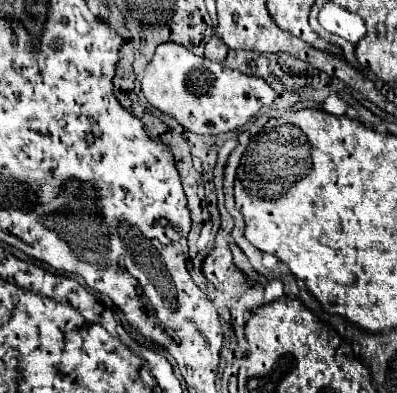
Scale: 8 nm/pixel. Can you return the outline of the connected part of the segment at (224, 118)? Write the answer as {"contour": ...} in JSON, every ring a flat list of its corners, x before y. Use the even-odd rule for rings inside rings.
{"contour":[[174,42,156,48,152,62,144,68,142,92,152,106,176,118,194,134,222,134,236,130,276,98,274,90,262,78,224,68,218,62,212,62,206,56,196,56]]}

